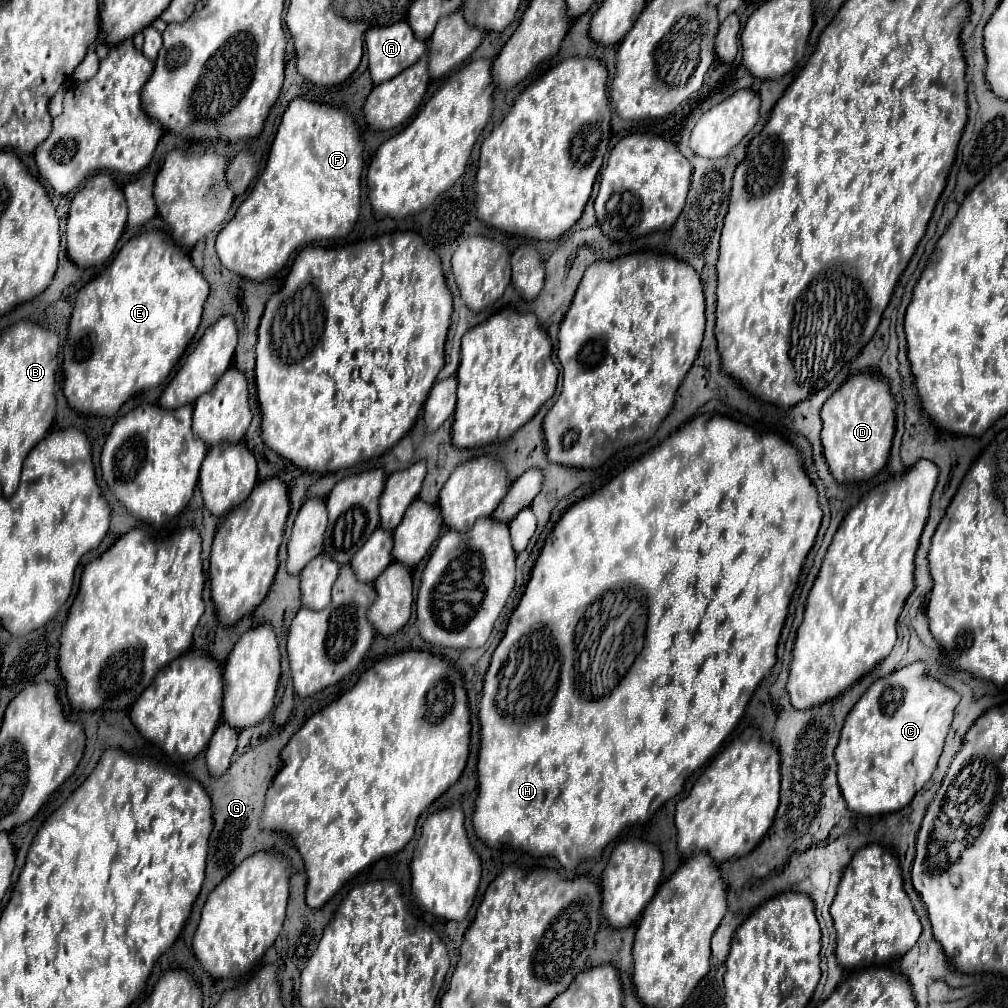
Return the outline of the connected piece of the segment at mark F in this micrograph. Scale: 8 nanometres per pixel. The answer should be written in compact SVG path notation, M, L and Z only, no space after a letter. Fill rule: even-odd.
M302 96L290 100L272 142L268 164L262 176L236 210L234 218L218 234L216 252L220 264L238 276L262 282L274 276L274 272L278 272L300 246L348 236L360 216L360 176L364 166L362 152L362 134L346 108L318 104Z

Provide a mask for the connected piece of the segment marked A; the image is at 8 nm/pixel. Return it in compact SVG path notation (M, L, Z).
M398 22L366 32L366 50L372 82L382 84L412 66L426 52L426 44L414 38L408 22Z

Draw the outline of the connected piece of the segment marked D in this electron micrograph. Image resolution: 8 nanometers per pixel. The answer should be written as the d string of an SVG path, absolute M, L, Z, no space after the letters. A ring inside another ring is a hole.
M872 372L850 376L822 406L822 446L830 472L838 482L868 480L880 472L890 456L896 424L896 400L890 392L890 382ZM844 460L844 476L842 476Z

